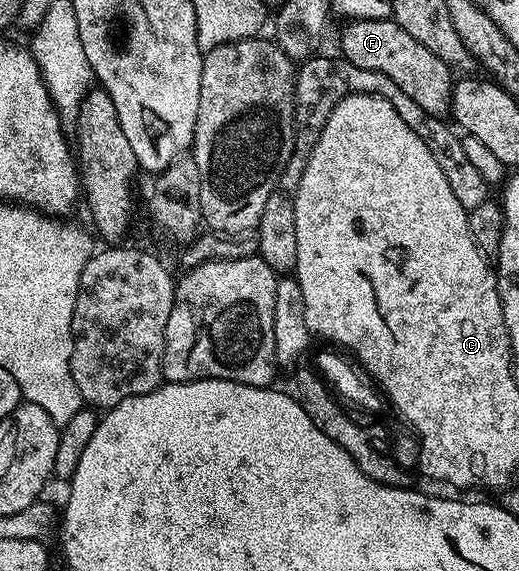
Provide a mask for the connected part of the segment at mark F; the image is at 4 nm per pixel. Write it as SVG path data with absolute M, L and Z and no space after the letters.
M392 18L355 19L344 24L341 31L341 51L345 62L363 69L367 73L375 72L395 81L399 89L425 109L429 115L441 117L449 111L449 97L453 94L454 72L446 63L439 61L431 49L419 45L407 29L403 29Z

